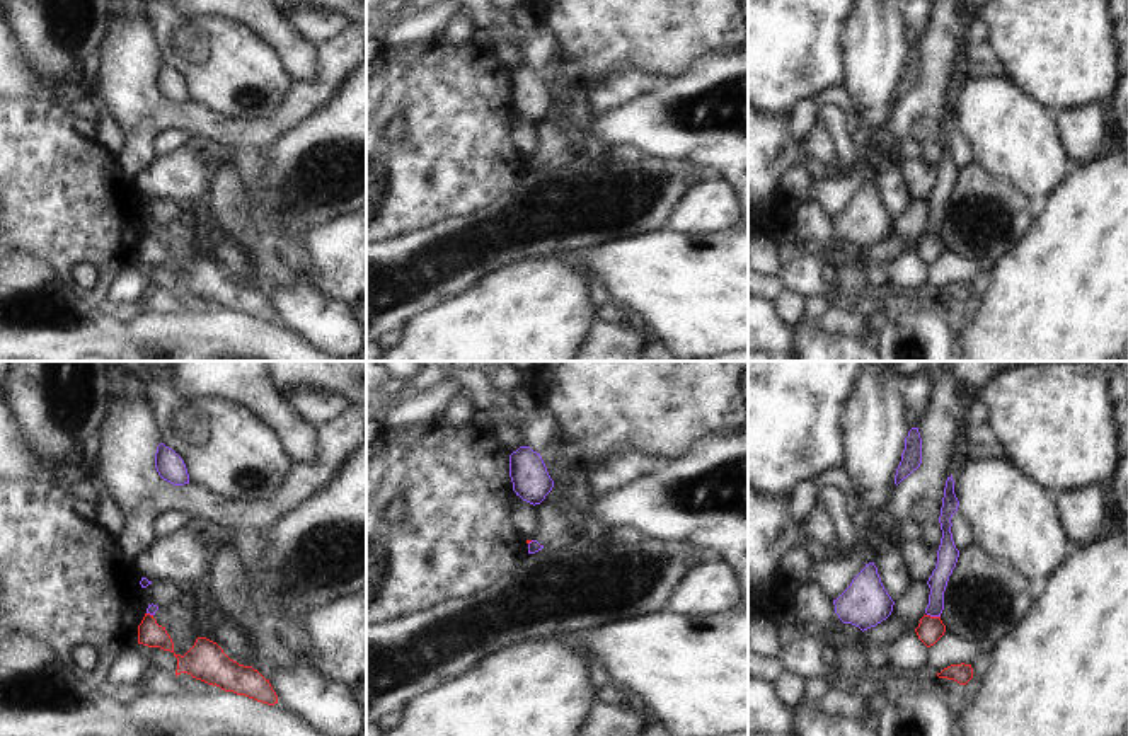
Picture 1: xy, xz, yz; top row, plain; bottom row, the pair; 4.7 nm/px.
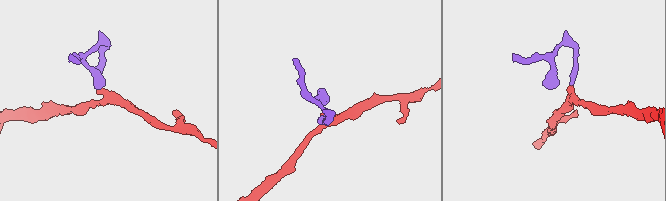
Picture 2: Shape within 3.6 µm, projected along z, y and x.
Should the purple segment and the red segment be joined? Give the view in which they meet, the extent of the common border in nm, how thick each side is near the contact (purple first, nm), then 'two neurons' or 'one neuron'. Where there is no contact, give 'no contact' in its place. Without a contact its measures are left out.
contact in yz; length 70 nm; calibres 90 and 120 nm; two neurons

